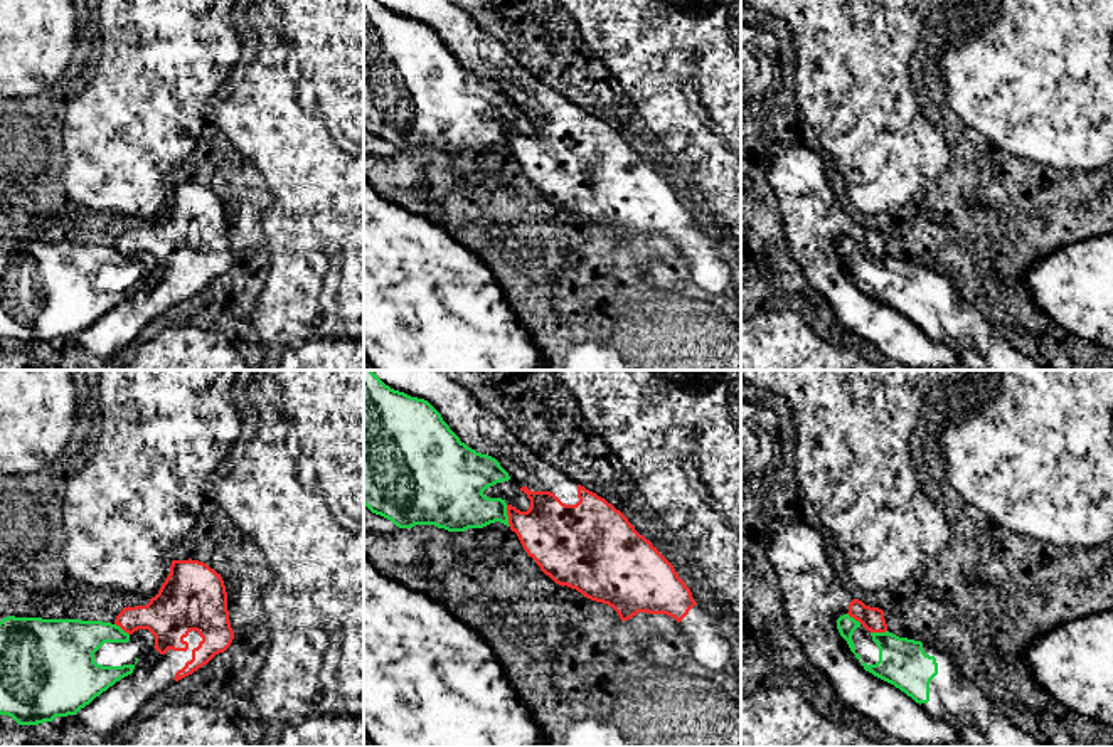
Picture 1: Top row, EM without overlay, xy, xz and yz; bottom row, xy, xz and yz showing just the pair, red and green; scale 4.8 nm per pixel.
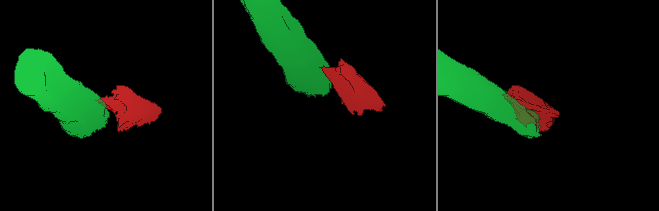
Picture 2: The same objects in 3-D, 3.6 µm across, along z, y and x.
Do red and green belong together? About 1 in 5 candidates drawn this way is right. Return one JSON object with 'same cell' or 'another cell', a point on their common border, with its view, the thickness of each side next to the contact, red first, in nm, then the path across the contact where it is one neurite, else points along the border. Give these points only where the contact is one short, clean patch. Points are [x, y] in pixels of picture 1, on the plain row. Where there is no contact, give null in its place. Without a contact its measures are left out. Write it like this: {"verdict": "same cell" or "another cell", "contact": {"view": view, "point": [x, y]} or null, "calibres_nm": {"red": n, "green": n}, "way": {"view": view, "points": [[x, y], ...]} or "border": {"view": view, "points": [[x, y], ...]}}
{"verdict": "another cell", "contact": {"view": "xz", "point": [507, 137]}, "calibres_nm": {"red": 300, "green": 260}, "border": {"view": "xz", "points": [[505, 128], [511, 148]]}}

